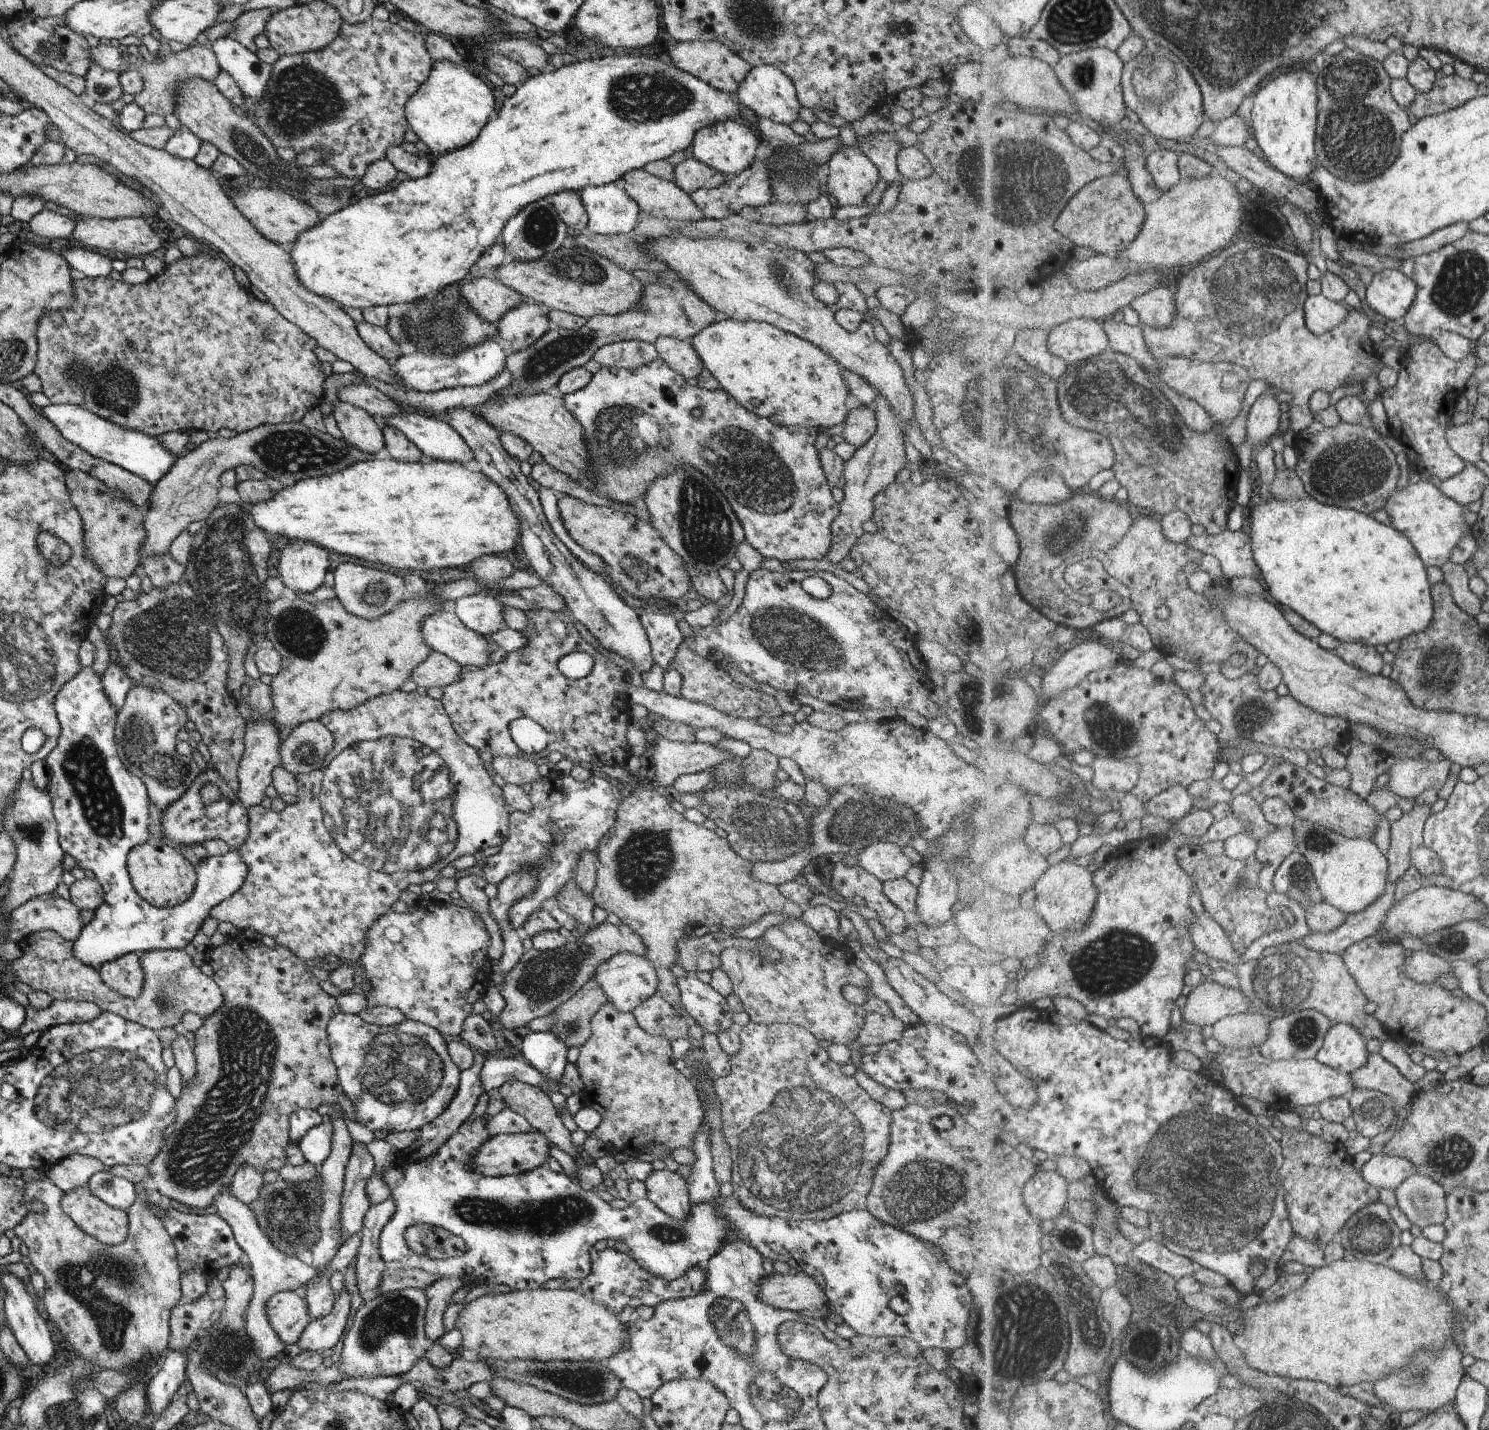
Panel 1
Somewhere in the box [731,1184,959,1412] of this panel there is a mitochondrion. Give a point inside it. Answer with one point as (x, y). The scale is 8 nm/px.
(804, 1222)

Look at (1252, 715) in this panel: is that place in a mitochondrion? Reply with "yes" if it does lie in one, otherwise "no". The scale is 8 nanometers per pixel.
yes

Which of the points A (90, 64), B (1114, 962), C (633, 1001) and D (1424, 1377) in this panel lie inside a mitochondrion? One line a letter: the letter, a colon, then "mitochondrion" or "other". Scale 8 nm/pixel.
A: other
B: mitochondrion
C: other
D: mitochondrion

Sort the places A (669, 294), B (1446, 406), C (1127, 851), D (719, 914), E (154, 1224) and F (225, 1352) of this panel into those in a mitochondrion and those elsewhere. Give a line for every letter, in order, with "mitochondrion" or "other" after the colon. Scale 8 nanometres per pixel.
A: mitochondrion
B: other
C: other
D: other
E: other
F: mitochondrion

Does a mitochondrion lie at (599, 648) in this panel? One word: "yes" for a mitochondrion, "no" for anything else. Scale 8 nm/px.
no

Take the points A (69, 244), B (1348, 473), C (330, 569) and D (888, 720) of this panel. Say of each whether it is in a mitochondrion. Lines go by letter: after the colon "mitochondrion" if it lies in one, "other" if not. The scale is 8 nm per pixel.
A: other
B: mitochondrion
C: other
D: other

